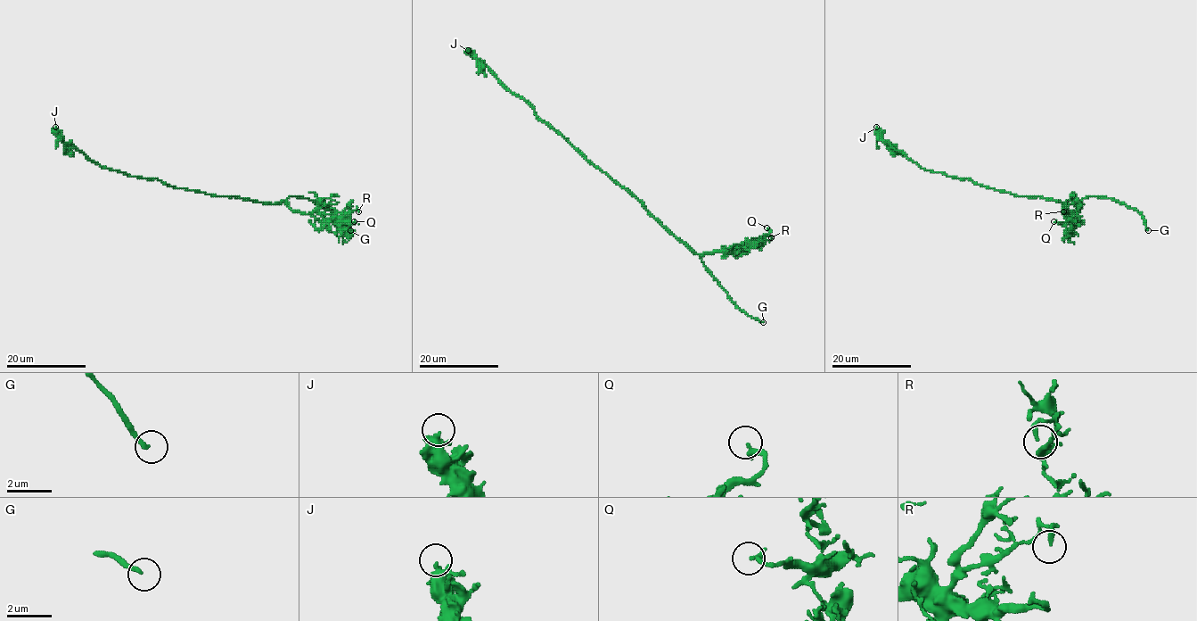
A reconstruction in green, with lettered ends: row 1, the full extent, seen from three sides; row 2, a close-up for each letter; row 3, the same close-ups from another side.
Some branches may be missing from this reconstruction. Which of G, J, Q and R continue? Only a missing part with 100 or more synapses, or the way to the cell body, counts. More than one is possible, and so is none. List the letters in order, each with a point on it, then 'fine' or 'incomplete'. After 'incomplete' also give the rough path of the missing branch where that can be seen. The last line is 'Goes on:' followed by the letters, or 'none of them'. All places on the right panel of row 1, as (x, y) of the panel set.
G: at (1148, 230); incomplete; missing branch runs (1148, 230), (1148, 244), (1152, 248), (1148, 256), (1152, 258), (1148, 259)
J: at (876, 127); fine
Q: at (1053, 221); fine
R: at (1063, 211); fine
Goes on: G

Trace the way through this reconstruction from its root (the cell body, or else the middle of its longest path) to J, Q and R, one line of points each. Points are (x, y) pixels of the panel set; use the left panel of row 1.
J: (203, 193), (176, 188), (156, 178), (132, 177), (99, 166), (65, 143), (55, 127)
Q: (203, 193), (272, 203), (284, 202), (292, 210), (312, 213), (319, 219), (354, 221)
R: (203, 193), (272, 203), (284, 202), (292, 210), (312, 213), (319, 219), (340, 219), (357, 208), (358, 211)

